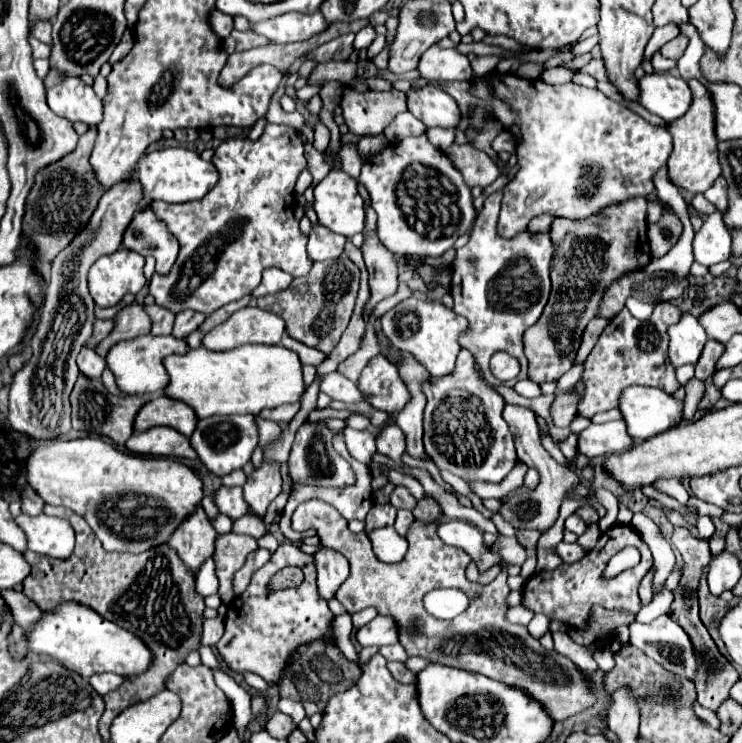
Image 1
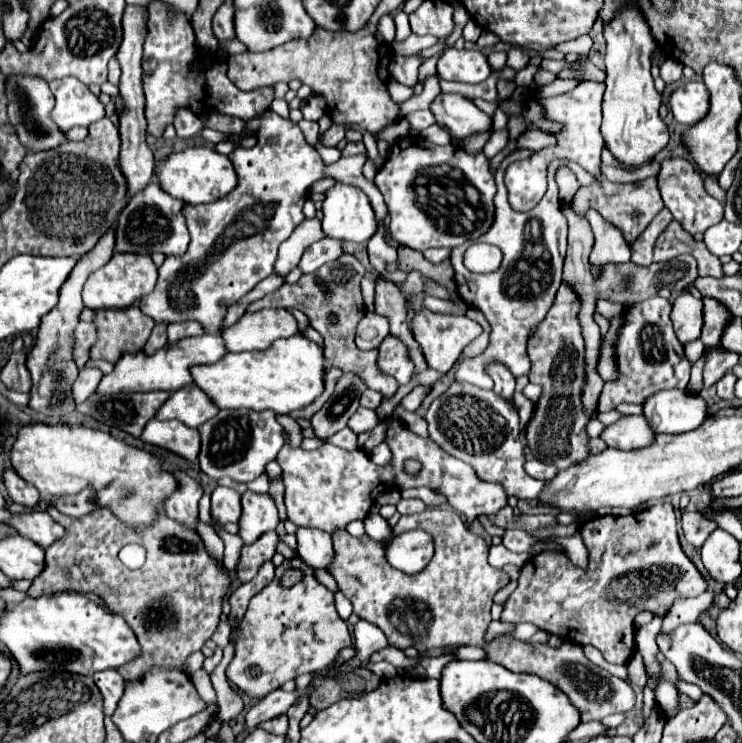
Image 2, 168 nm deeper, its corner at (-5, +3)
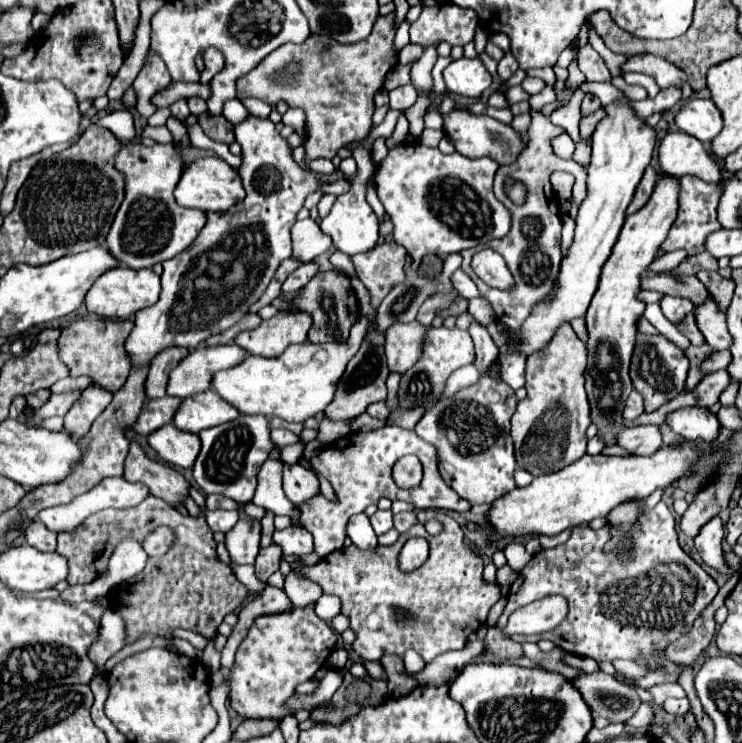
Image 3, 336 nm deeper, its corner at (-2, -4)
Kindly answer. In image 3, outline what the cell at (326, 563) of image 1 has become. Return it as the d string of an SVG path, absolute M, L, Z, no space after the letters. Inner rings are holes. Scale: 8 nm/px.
M292 525L286 529L276 529L272 541L284 549L284 555L308 555L314 551L310 533Z

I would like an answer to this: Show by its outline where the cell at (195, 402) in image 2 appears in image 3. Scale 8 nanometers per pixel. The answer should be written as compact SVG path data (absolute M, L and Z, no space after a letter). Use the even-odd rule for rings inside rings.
M208 389L182 401L174 425L188 433L200 433L202 429L234 421L238 415L240 411L236 407L224 401L216 391Z

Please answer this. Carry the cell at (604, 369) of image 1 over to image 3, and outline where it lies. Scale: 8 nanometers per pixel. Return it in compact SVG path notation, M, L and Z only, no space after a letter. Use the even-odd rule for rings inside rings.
M642 333L638 335L634 355L632 355L632 365L630 365L630 377L634 381L634 389L638 389L644 397L646 413L656 411L660 405L668 403L678 393L682 393L686 373L688 373L688 361L674 343L670 343L664 337L650 337Z

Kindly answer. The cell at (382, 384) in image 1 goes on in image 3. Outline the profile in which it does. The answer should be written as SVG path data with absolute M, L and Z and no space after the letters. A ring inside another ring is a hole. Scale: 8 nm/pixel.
M418 321L394 323L386 329L386 359L390 371L404 373L422 357L422 345L428 329L430 327Z

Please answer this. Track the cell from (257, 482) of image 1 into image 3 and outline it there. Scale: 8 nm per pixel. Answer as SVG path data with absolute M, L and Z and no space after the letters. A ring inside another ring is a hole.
M238 521L234 529L226 533L226 549L230 553L230 561L238 565L252 565L258 555L260 545L260 521Z

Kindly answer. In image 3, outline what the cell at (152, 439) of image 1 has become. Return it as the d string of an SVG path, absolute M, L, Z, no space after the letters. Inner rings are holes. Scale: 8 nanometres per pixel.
M164 425L148 437L150 447L174 467L188 469L194 465L200 453L200 437L194 433L186 433L176 425Z

